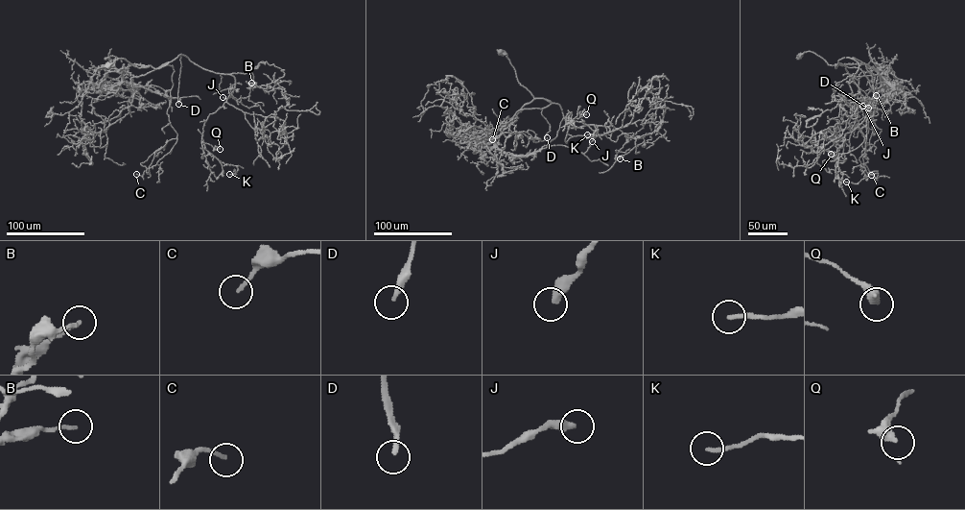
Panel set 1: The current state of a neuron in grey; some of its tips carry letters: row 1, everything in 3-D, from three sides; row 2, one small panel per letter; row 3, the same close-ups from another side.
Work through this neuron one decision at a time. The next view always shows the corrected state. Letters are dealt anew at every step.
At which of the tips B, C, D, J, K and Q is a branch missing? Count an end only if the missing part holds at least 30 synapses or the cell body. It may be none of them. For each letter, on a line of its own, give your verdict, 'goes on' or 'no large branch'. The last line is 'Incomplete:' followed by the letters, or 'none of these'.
B: no large branch
C: no large branch
D: goes on
J: goes on
K: no large branch
Q: no large branch
Incomplete: D, J

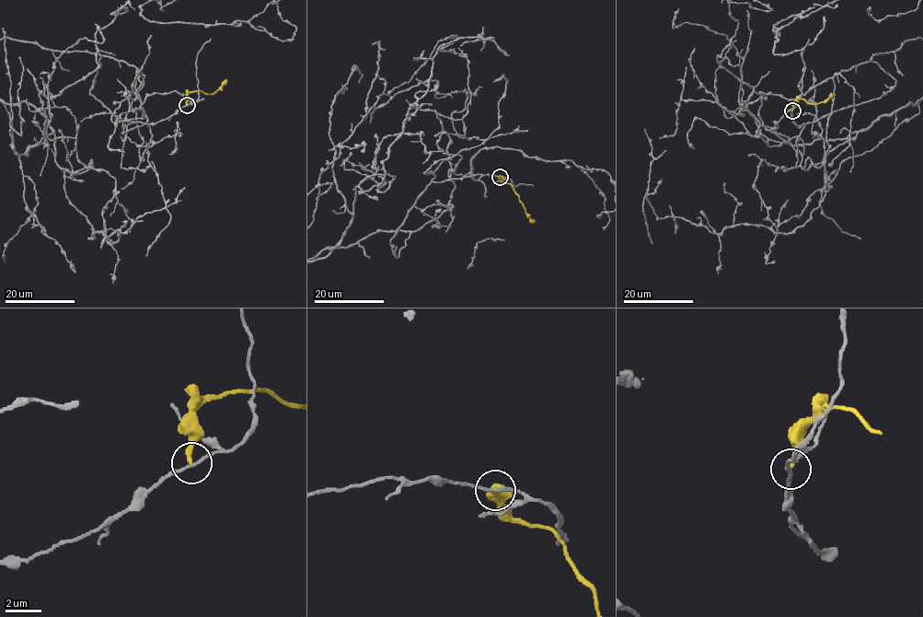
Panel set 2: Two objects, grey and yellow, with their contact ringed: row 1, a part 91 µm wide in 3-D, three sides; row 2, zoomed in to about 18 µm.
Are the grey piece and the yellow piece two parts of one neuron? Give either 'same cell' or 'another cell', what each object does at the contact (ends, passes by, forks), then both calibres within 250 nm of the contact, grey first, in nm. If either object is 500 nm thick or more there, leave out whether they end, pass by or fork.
another cell; grey passes by; yellow ends; calibres 160 and 280 nm

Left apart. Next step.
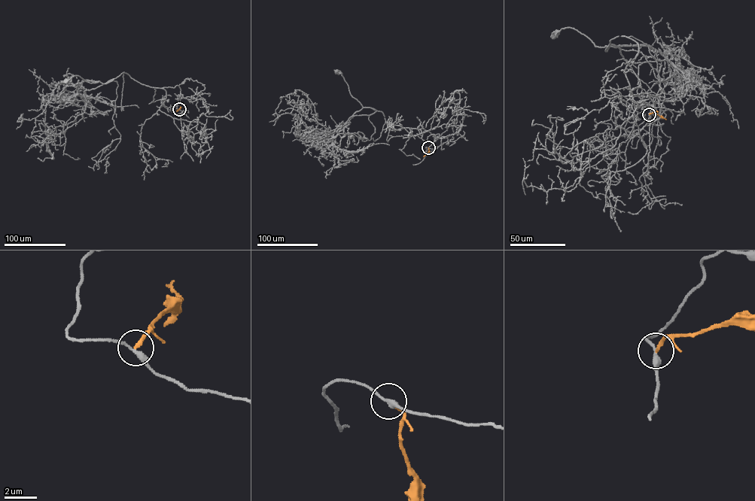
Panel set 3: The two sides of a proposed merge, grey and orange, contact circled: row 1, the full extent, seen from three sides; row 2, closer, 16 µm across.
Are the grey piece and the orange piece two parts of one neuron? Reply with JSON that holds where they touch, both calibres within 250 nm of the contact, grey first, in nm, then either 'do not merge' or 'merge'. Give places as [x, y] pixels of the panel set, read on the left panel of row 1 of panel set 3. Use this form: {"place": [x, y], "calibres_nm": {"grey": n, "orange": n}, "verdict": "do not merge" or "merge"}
{"place": [179, 109], "calibres_nm": {"grey": 280, "orange": 200}, "verdict": "do not merge"}

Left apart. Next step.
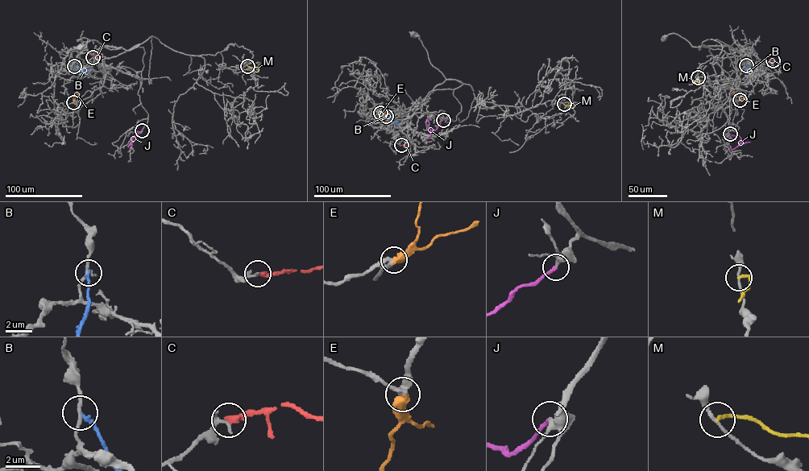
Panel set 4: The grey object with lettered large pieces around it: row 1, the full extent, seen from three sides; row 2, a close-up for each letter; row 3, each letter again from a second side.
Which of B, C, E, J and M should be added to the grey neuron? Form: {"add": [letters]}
{"add": ["E", "J"]}

